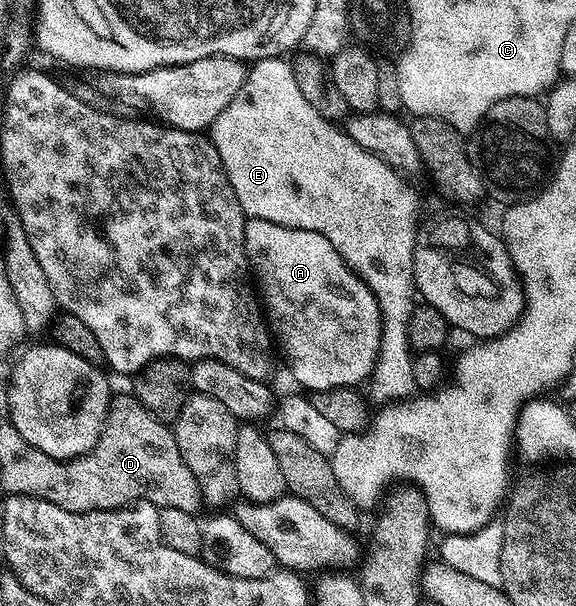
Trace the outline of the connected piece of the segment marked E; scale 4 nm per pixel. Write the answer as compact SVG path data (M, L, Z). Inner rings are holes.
M287 58L258 59L247 68L247 75L242 81L242 87L233 95L233 99L213 121L210 128L212 144L218 149L220 160L224 166L224 172L228 174L230 185L242 205L245 216L254 219L265 219L271 223L277 223L283 227L293 227L303 231L313 231L326 241L330 241L336 249L339 247L408 247L408 267L414 269L414 253L418 246L418 239L412 236L412 194L417 188L401 172L389 163L383 163L376 155L371 155L366 149L362 149L351 139L347 130L340 131L335 122L324 119L311 100L304 95L298 87L298 81L294 77L294 69Z

